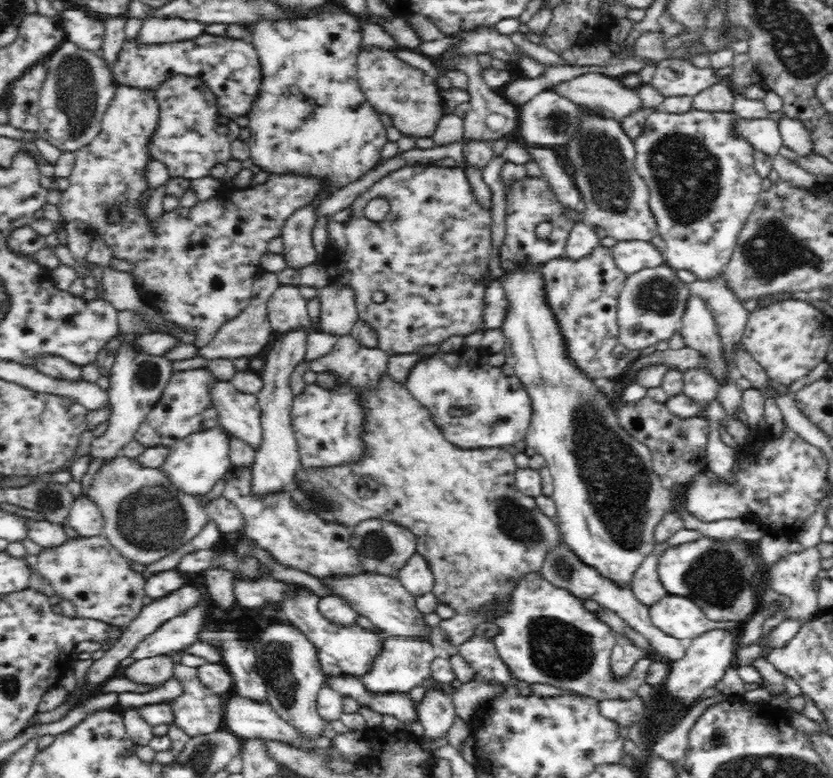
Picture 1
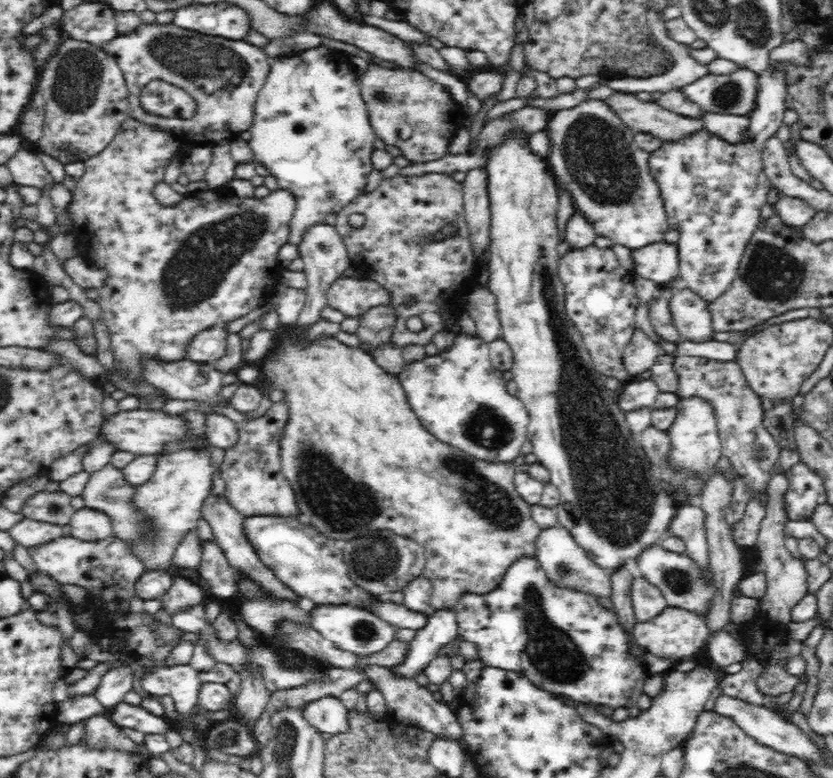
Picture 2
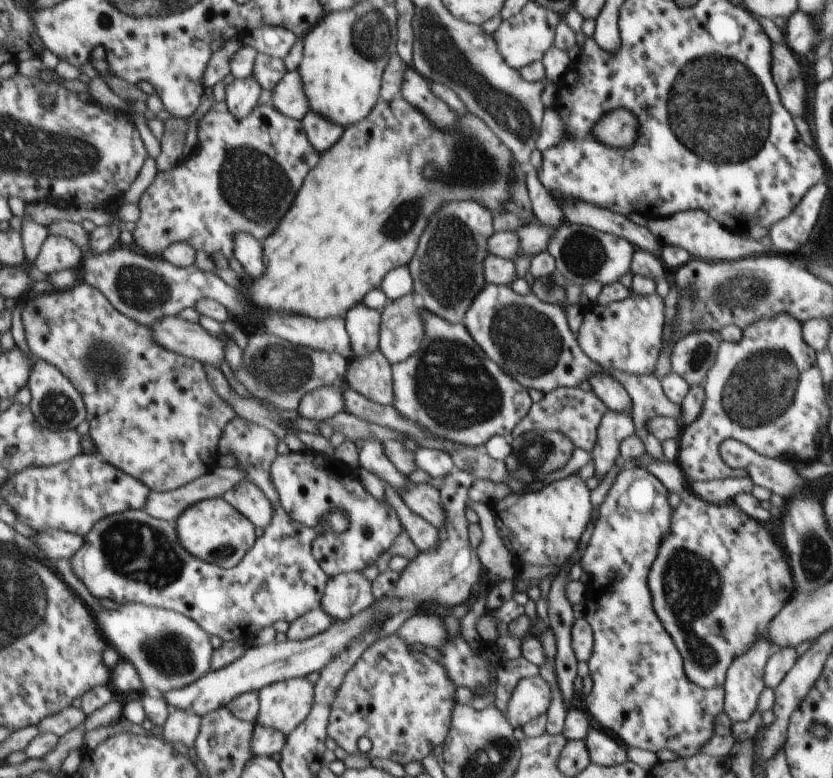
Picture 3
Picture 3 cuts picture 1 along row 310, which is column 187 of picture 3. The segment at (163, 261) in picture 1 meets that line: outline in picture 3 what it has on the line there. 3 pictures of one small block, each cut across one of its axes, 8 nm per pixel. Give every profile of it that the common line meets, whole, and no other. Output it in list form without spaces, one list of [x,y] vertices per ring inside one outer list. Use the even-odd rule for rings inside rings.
[[[227,101],[215,102],[210,111],[206,113],[204,118],[199,122],[199,135],[200,144],[194,156],[187,158],[186,161],[174,170],[164,170],[163,173],[160,172],[156,176],[156,181],[146,190],[141,198],[139,206],[142,216],[138,221],[138,228],[134,232],[136,237],[135,242],[140,245],[149,256],[164,258],[165,252],[175,242],[188,241],[192,246],[195,246],[197,250],[204,250],[211,253],[211,255],[221,251],[226,258],[230,258],[230,256],[235,256],[235,242],[237,236],[240,233],[246,232],[252,232],[258,240],[264,242],[264,240],[280,226],[280,222],[284,220],[284,216],[290,212],[290,208],[294,206],[294,200],[296,200],[300,188],[304,186],[306,178],[309,178],[309,174],[317,168],[322,160],[322,153],[309,139],[309,134],[306,132],[303,121],[286,116],[281,110],[278,110],[274,105],[270,106],[270,104],[258,106],[248,118],[239,119],[237,115],[230,110]]]

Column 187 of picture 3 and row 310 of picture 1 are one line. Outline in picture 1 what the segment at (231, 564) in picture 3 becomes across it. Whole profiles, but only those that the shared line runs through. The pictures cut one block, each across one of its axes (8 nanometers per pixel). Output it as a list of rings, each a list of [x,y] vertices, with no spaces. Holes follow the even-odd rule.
[[[537,268],[522,270],[503,280],[510,311],[501,326],[506,341],[501,353],[505,356],[505,364],[514,368],[515,375],[528,389],[534,407],[524,439],[527,446],[546,459],[552,473],[555,488],[552,495],[557,508],[555,520],[567,548],[582,565],[590,566],[602,579],[616,587],[631,589],[638,565],[656,544],[653,530],[661,512],[670,506],[670,489],[656,476],[648,447],[636,442],[618,424],[610,407],[611,398],[606,397],[592,380],[578,373],[565,357],[556,321],[543,302]]]

